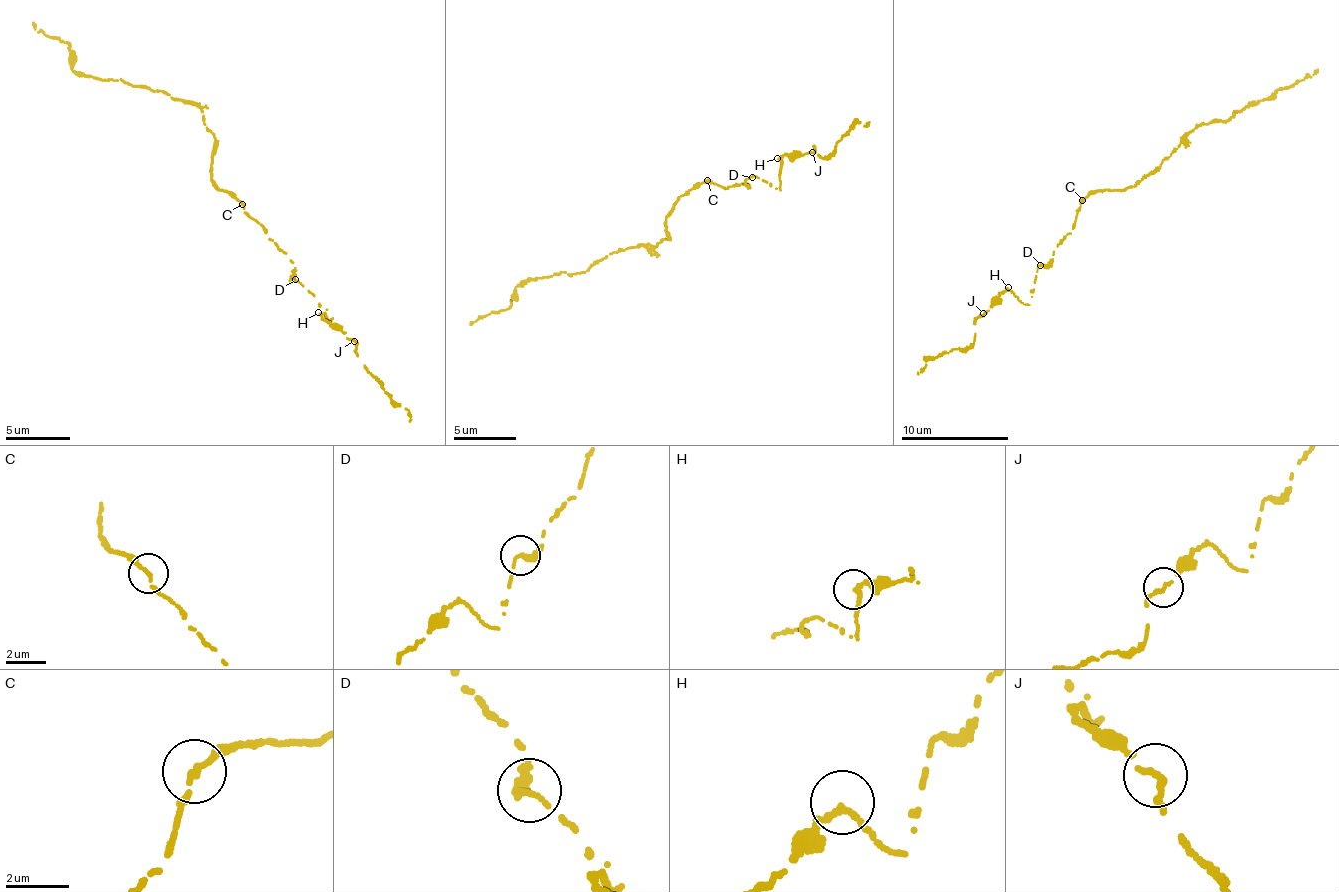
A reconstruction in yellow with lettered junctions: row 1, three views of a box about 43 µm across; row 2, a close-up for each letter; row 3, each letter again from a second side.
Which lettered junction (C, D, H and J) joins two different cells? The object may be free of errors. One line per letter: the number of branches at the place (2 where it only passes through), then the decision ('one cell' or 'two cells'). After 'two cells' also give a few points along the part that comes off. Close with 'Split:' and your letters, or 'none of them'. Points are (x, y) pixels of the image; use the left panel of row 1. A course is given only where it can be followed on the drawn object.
C: 2 | one cell
D: 2 | one cell
H: 2 | one cell
J: 2 | one cell
Split: none of them

